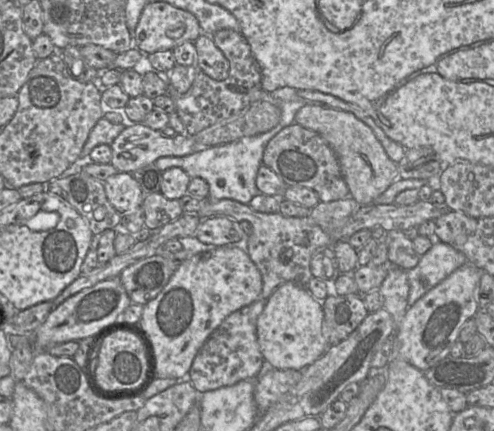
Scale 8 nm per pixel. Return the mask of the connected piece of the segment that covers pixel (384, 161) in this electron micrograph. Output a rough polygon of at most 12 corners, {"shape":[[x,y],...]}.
{"shape":[[313,101],[295,122],[333,149],[350,196],[373,203],[399,178],[372,129]]}

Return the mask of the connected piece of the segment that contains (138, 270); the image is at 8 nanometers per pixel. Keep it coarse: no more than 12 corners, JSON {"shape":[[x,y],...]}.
{"shape":[[145,257],[119,275],[132,303],[145,305],[177,267]]}

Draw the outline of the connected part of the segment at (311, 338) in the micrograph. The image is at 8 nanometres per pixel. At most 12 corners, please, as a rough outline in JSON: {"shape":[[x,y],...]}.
{"shape":[[278,286],[257,319],[264,370],[302,371],[329,346],[322,301]]}

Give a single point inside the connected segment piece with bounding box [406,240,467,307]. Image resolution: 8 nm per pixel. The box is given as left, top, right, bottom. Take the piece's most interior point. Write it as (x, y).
(441, 260)

